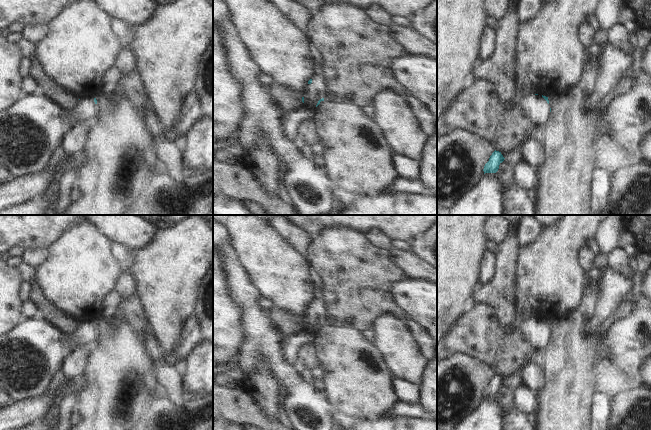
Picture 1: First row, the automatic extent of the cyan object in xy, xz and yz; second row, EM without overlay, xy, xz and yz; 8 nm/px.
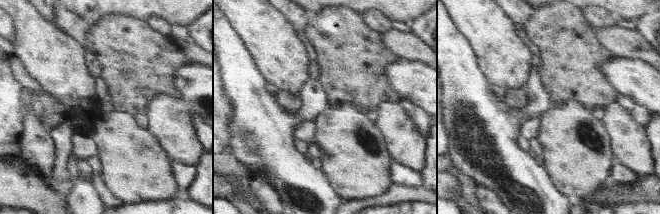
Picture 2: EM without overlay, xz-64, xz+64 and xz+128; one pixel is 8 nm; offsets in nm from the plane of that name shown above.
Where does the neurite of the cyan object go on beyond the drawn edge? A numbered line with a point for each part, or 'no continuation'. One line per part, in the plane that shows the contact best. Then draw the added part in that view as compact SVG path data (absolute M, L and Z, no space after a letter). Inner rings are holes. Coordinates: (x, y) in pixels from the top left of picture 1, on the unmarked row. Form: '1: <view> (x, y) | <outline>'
1: xz (315, 315) | M314 298L312 301L312 307L305 311L304 331L316 331L318 325L325 322L327 317L323 301Z

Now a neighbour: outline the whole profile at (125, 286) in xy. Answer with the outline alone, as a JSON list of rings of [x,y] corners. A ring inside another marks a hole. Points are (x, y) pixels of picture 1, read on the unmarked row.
[[[123,270],[119,276],[116,282],[115,290],[121,296],[122,300],[135,294],[136,289],[134,280],[126,270]]]

